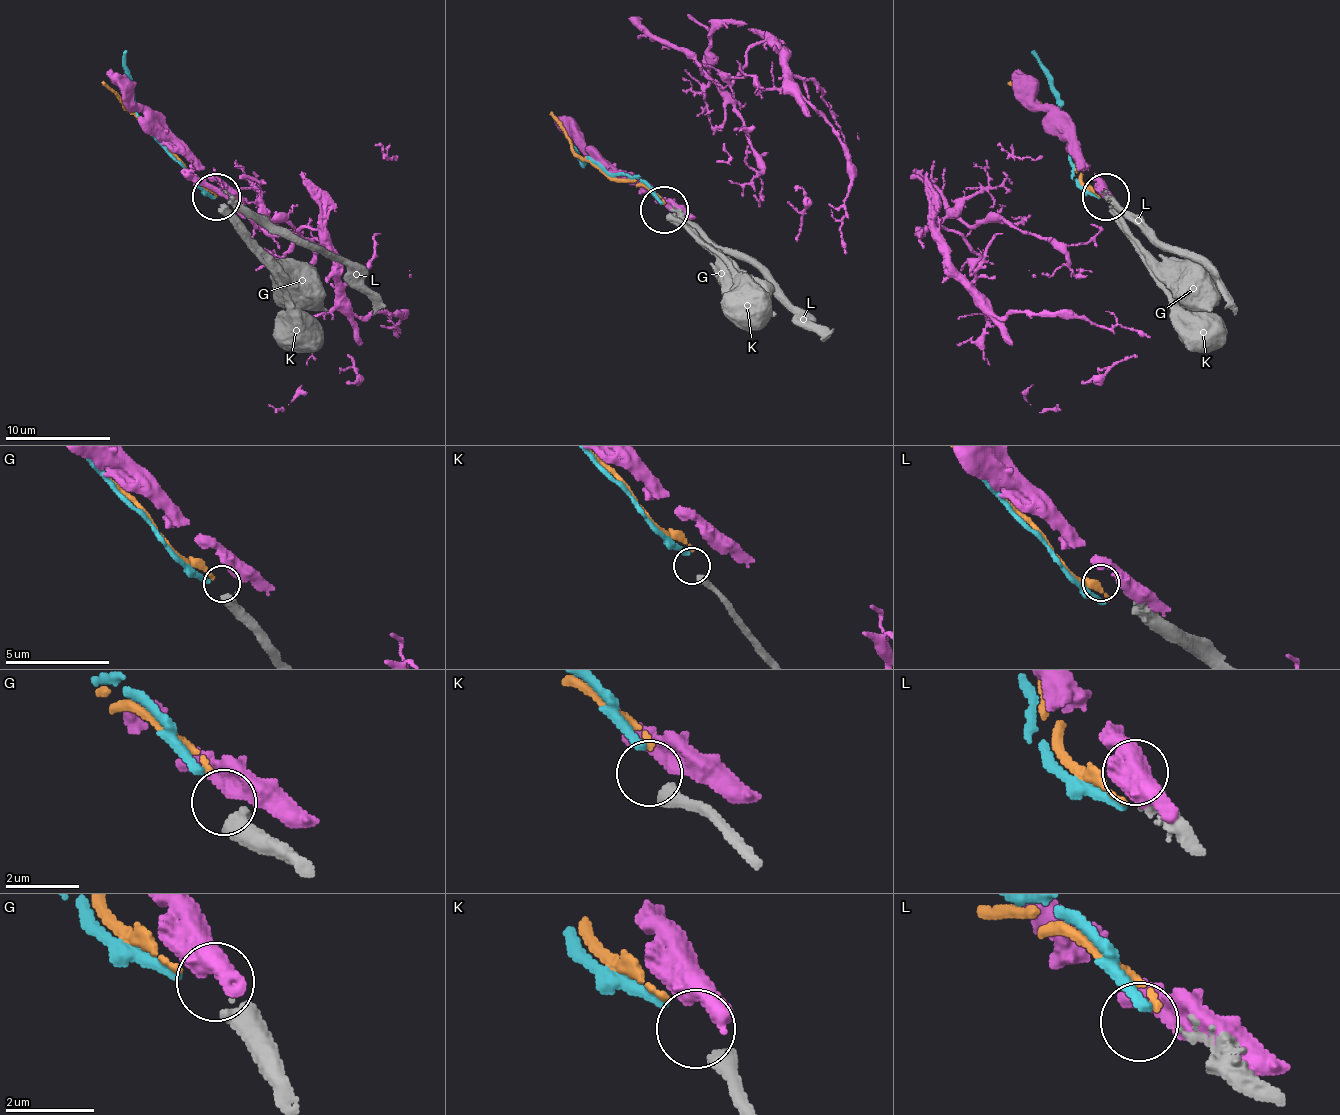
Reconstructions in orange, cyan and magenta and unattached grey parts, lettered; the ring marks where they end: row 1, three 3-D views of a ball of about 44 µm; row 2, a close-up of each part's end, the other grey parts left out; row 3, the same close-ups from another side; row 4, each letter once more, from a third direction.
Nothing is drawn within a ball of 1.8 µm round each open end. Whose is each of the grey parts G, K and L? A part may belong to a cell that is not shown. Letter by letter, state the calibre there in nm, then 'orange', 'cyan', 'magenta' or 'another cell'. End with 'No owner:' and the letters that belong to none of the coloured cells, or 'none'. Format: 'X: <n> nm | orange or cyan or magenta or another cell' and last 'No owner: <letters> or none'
G: 550 nm | orange
K: 400 nm | cyan
L: 130 nm | another cell
No owner: L

